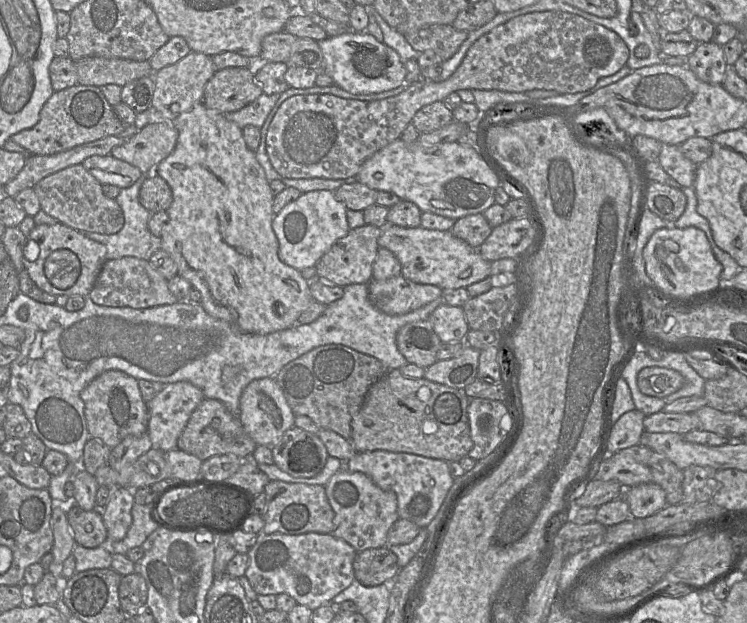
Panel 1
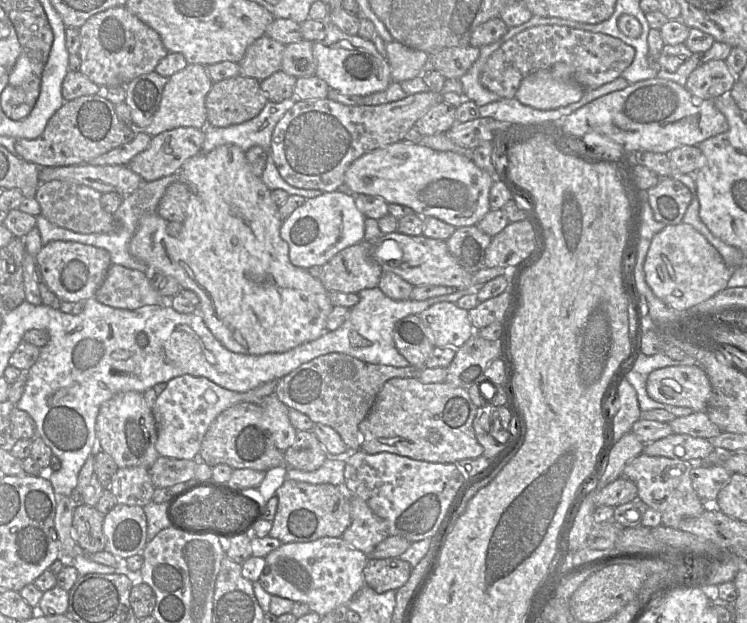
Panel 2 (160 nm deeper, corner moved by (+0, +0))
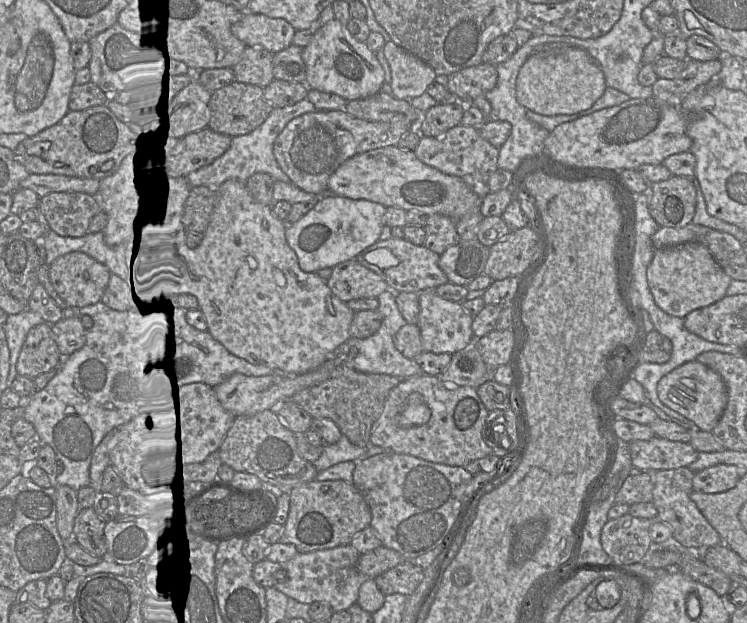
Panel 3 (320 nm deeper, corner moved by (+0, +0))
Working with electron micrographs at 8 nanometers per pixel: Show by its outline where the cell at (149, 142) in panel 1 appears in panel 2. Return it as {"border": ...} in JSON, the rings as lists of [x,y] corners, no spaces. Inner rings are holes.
{"border":[[[178,127],[153,136],[149,146],[128,163],[129,169],[137,173],[144,182],[150,182],[169,176],[180,170],[183,163],[199,154],[205,141],[203,129]]]}

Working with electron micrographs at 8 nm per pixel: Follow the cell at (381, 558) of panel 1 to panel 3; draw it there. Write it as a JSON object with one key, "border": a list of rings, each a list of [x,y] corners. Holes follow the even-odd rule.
{"border":[[[405,561],[378,575],[374,581],[385,596],[395,593],[410,596],[423,578],[424,570],[421,567]]]}

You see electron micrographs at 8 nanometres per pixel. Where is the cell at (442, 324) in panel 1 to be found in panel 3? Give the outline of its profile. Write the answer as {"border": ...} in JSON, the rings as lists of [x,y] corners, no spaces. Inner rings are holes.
{"border":[[[432,290],[419,294],[419,304],[418,326],[421,331],[424,352],[453,354],[473,342],[473,317],[468,314],[461,303],[443,299]]]}

